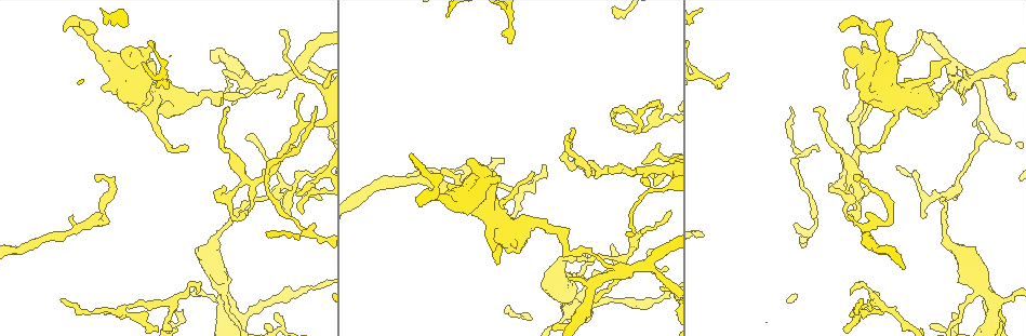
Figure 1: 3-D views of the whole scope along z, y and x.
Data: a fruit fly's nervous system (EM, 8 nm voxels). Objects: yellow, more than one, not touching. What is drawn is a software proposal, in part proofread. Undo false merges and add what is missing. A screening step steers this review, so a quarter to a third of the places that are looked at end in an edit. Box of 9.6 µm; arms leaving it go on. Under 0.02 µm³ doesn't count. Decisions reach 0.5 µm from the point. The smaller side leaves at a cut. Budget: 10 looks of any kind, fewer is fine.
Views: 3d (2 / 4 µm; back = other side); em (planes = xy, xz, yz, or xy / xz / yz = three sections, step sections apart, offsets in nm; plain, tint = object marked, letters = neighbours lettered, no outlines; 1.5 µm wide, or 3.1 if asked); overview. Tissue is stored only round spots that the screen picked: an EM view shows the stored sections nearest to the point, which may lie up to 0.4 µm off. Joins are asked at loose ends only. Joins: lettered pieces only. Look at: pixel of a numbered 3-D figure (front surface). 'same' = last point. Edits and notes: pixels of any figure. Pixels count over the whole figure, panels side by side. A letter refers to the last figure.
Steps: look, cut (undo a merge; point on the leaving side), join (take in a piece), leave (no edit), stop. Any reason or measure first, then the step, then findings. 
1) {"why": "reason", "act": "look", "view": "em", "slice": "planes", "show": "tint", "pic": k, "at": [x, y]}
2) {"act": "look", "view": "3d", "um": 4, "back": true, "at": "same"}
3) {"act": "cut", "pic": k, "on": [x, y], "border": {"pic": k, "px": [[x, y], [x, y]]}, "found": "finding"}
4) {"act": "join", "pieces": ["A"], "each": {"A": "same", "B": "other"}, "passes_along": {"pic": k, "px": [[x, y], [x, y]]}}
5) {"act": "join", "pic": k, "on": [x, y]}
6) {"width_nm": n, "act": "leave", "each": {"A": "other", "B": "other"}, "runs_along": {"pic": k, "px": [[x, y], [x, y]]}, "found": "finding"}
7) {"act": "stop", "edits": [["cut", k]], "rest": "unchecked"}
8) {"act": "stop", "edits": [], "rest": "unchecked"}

{"why": "branch stops here", "act": "look", "view": "em", "slice": "planes", "show": "letters", "pic": 1, "at": [863, 42]}

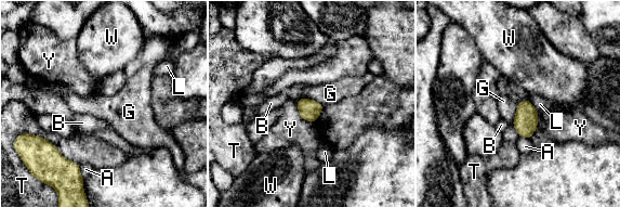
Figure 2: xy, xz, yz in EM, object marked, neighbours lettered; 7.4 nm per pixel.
{"act": "leave", "each": {"A": "other", "B": "other", "G": "other", "L": "other", "T": "other", "W": "other", "Y": "other"}, "border": {"pic": 2, "px": [[302, 96], [313, 99], [322, 105]]}, "found": "no lettered piece goes on from it"}

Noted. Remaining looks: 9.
{"why": "a narrow waist", "act": "look", "view": "3d", "um": 4, "pic": 1, "at": [850, 180]}

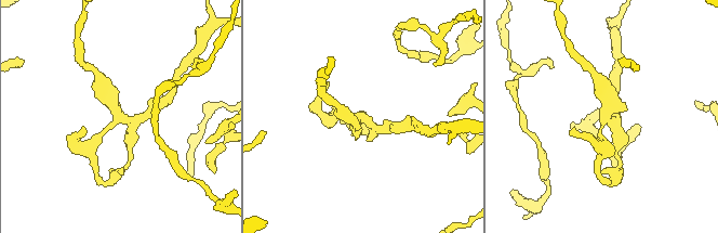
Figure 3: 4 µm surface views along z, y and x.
{"act": "look", "view": "em", "slice": "yz", "step": 8, "show": "tint", "pic": 3, "at": [363, 118]}

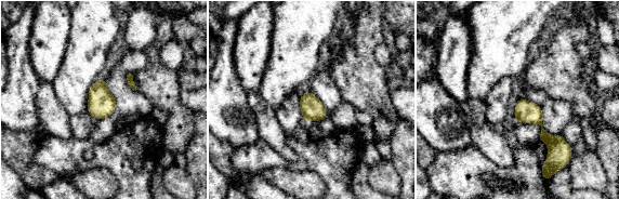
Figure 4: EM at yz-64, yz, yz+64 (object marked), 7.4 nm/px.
{"act": "look", "view": "em", "slice": "planes", "show": "letters", "at": "same"}

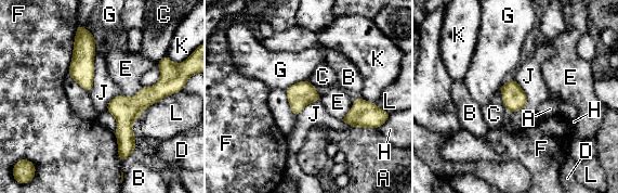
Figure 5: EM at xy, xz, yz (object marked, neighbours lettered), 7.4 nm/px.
{"act": "leave", "each": {"A": "other", "B": "other", "C": "other", "D": "other", "E": "other", "F": "other", "G": "other", "H": "other", "J": "other", "K": "other", "L": "other"}, "border": {"pic": 5, "px": [[514, 78], [526, 104], [511, 113]]}, "found": "one neuron here"}

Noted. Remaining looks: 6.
{"why": "a narrow waist", "act": "look", "view": "3d", "um": 4, "back": true, "pic": 1, "at": [801, 153]}

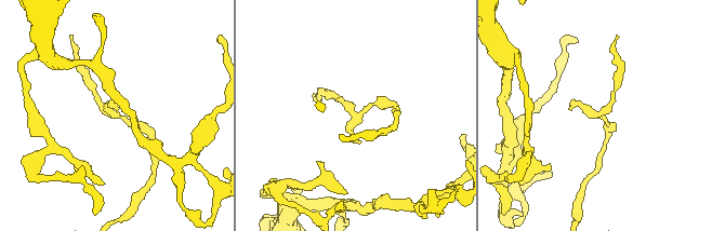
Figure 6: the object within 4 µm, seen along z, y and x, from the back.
{"act": "look", "view": "em", "slice": "planes", "show": "letters", "pic": 6, "at": [116, 118]}

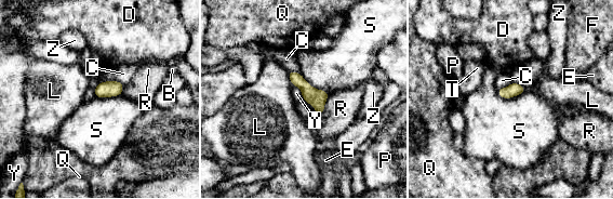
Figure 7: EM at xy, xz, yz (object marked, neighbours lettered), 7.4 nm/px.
{"width_nm": 100, "longest_contact_nm": ["S", 220], "act": "leave", "each": {"B": "other", "C": "other", "D": "other", "E": "other", "F": "other", "L": "other", "P": "other", "Q": "other", "R": "other", "S": "other", "T": "other", "Y": "other", "Z": "other"}, "found": "continuous, no second neuron"}

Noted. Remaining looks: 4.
{"why": "thin end", "act": "look", "view": "em", "slice": "xz", "step": 8, "show": "tint", "pic": 1, "at": [924, 216]}

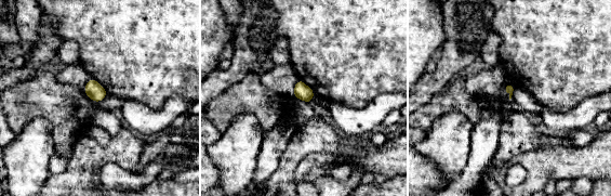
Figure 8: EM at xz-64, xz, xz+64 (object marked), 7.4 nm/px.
{"act": "look", "view": "em", "slice": "xz", "step": 8, "show": "letters", "at": "same"}

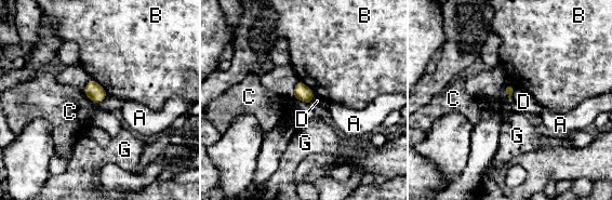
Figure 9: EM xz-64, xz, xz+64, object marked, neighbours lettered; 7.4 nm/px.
{"longest_contact_nm": ["C", 190], "act": "leave", "each": {"A": "other", "B": "other", "C": "other", "D": "other", "G": "other"}, "border": {"pic": 9, "px": [[515, 90], [509, 100]]}, "found": "none of them fits"}

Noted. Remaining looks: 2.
{"act": "stop", "edits": [], "rest": "unchecked"}

